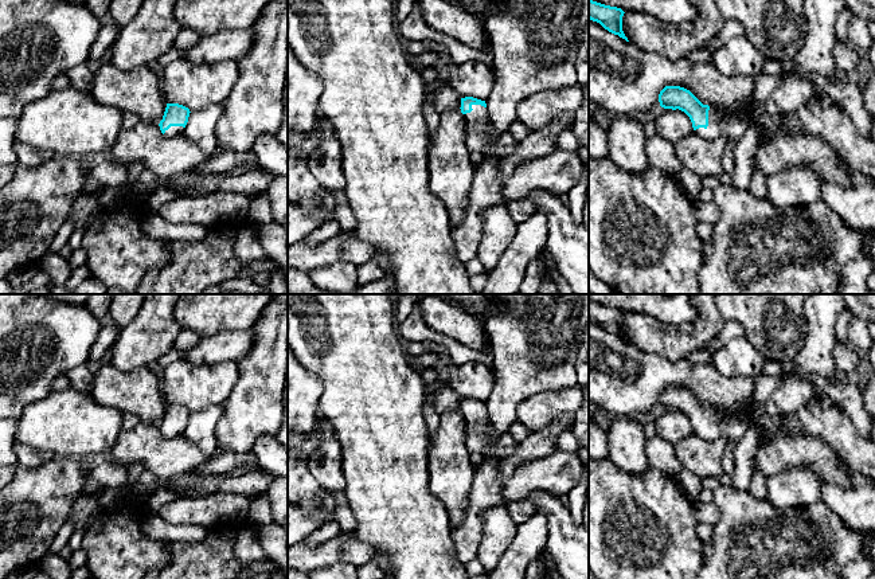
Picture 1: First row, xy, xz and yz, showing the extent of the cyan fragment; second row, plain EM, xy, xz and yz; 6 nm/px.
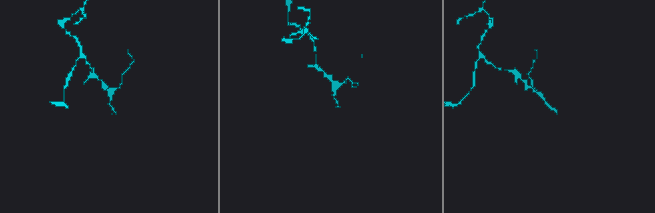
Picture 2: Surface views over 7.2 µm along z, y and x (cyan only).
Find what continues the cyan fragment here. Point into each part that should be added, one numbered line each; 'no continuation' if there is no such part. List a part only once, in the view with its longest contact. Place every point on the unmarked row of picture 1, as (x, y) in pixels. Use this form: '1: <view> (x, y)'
1: yz (719, 425)

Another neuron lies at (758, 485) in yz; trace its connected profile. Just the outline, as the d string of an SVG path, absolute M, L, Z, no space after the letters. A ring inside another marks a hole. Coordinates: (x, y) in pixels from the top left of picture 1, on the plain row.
M753 470L751 481L747 490L758 500L765 500L767 497L767 481L759 470Z

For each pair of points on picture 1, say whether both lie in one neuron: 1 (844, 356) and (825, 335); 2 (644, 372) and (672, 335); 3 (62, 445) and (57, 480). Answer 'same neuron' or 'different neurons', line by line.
1: different neurons
2: different neurons
3: different neurons

